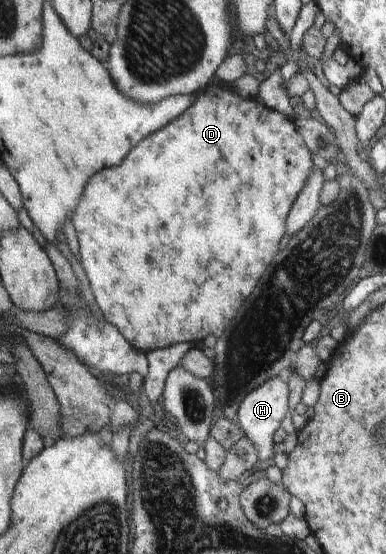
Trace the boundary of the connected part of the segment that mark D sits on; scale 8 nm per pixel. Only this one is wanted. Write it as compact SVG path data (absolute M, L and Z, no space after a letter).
M209 82L194 95L192 107L188 107L188 111L184 111L178 119L162 127L162 131L155 131L146 139L142 139L126 155L124 163L90 177L72 219L72 225L78 236L80 261L104 319L110 325L114 325L132 347L147 353L180 342L202 343L208 335L219 338L226 331L238 307L254 291L258 279L278 253L280 241L286 235L286 217L304 185L308 183L310 171L314 171L315 168L304 137L296 131L294 118L290 119L268 107L257 97L242 99L229 84Z

